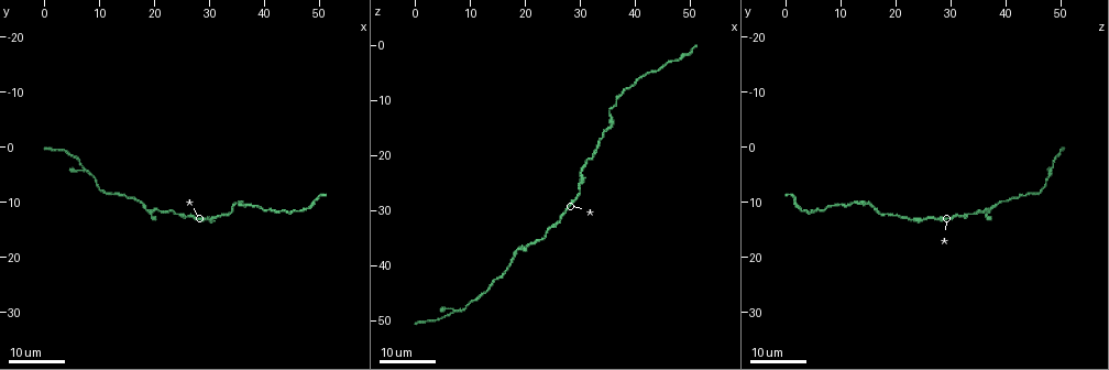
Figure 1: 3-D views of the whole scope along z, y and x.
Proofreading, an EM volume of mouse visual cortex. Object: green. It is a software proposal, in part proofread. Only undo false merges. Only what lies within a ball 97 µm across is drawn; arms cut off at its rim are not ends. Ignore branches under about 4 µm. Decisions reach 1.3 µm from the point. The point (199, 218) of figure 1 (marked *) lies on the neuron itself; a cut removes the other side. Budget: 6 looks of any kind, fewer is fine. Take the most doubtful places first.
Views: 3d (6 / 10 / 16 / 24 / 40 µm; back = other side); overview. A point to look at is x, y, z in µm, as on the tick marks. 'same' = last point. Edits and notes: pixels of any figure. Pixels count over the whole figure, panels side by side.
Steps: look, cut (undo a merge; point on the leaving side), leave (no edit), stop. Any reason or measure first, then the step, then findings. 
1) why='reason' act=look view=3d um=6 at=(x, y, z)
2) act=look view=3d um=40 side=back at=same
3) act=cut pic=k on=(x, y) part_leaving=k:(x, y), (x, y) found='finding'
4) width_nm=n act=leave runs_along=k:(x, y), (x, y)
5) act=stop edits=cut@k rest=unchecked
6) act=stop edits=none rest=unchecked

why='sudden change in width' act=look view=3d um=24 at=(18.0, 10.5, 38.5)

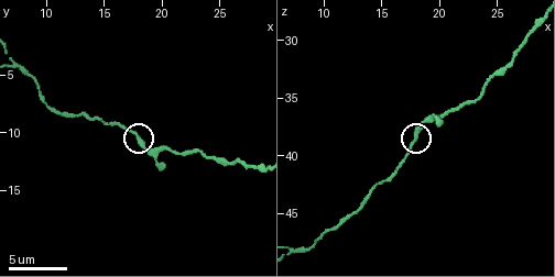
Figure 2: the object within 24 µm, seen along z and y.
act=look view=3d um=6 at=(18.0, 10.4, 38.2)

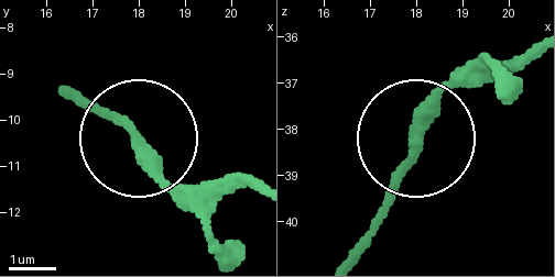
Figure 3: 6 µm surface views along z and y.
act=leave runs_along=3:(253, 184), (170, 180), (79, 93) found='continuous, no second neuron'

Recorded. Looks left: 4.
why='a narrow waist' act=look view=3d um=24 at=(36.5, 11.0, 10.0)

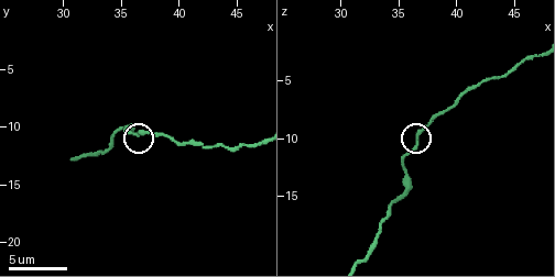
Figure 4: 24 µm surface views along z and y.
act=look view=3d um=10 at=same

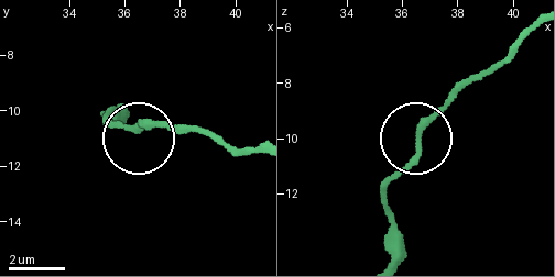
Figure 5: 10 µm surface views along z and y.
why='from behind' act=look view=3d um=10 side=back at=same

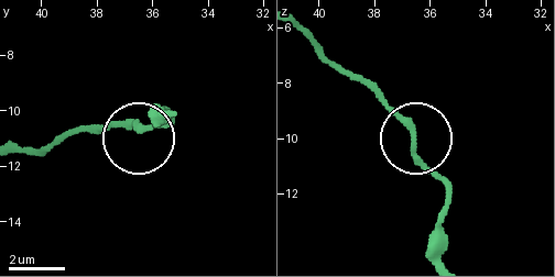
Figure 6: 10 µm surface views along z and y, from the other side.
act=leave runs_along=6:(442, 258), (446, 187), (415, 152), (405, 123), (358, 76) found='one neuron here'

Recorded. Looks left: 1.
act=stop edits=none rest=unchecked

